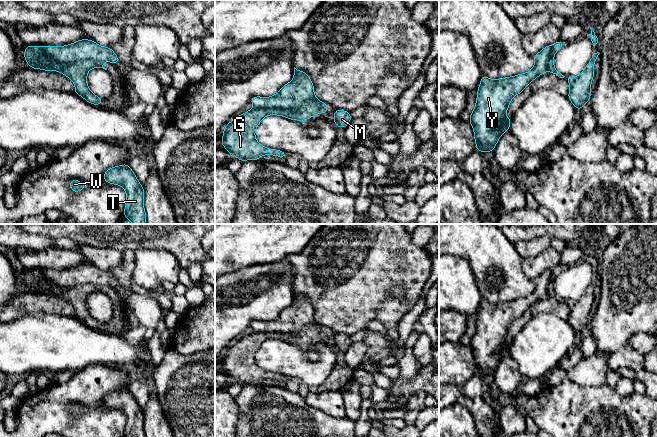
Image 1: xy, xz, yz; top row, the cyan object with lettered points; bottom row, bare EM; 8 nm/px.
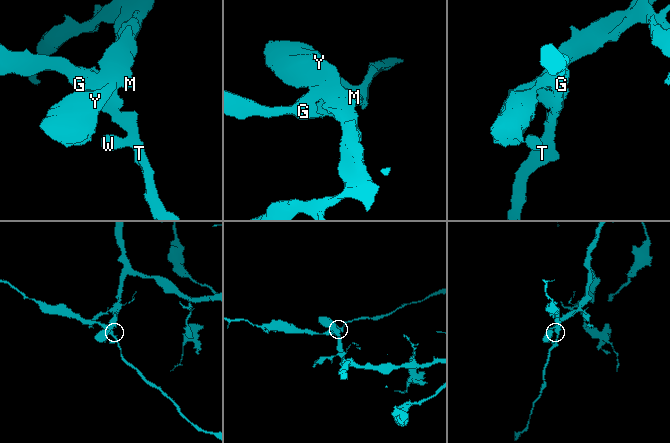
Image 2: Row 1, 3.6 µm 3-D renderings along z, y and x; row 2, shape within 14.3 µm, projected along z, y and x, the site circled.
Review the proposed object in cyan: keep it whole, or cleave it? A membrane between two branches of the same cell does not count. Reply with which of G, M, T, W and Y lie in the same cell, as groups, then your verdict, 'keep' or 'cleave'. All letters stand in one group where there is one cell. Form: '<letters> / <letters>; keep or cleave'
G T W / M Y; cleave

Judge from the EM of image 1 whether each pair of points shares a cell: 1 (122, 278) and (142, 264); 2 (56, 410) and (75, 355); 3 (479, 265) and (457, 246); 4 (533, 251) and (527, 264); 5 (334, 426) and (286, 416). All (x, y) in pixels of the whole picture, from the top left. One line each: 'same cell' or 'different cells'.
1: different cells
2: different cells
3: same cell
4: different cells
5: same cell

